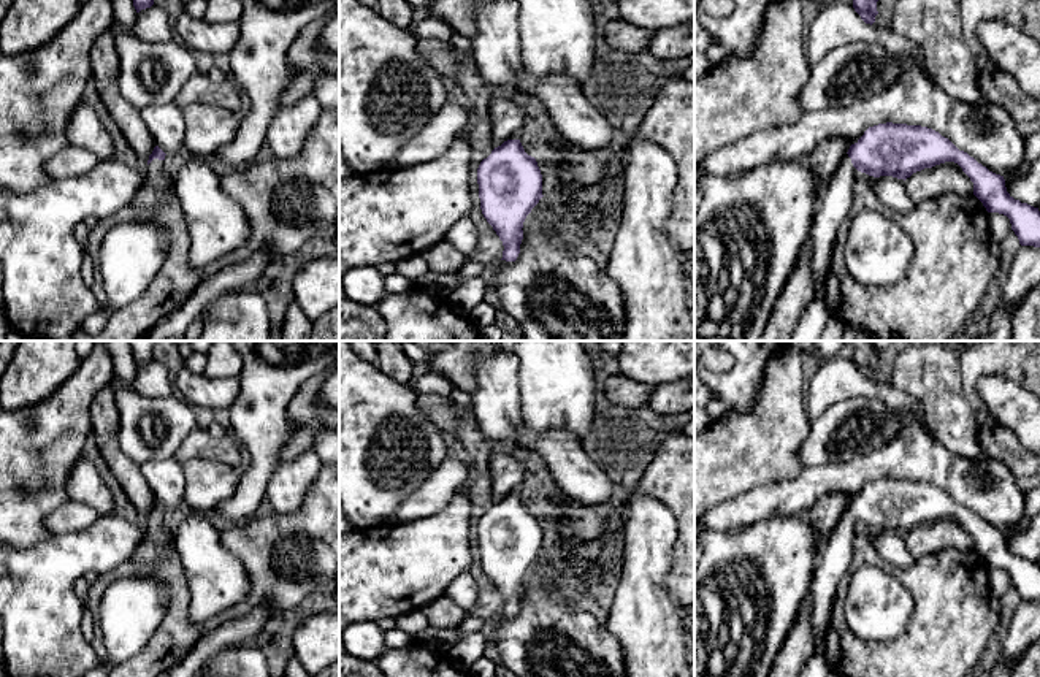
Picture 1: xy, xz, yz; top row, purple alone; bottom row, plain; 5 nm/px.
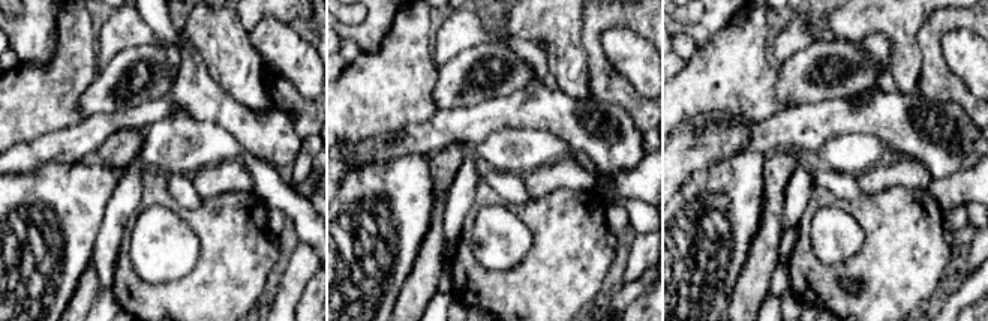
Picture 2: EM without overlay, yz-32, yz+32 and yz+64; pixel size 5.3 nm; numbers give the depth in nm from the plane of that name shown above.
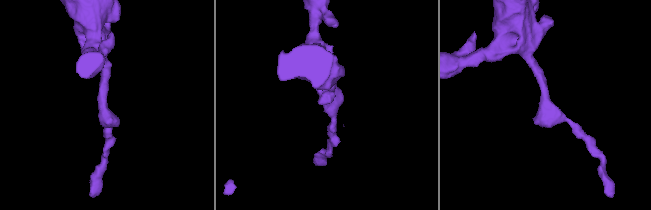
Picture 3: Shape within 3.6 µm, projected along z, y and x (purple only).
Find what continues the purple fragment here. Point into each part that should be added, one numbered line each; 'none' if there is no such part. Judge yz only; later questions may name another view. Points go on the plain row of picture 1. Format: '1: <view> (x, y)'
1: yz (834, 558)

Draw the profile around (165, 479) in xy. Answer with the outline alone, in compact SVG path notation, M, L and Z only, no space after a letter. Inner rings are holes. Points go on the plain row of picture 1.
M178 461L143 463L141 472L155 501L166 511L184 507L184 466Z

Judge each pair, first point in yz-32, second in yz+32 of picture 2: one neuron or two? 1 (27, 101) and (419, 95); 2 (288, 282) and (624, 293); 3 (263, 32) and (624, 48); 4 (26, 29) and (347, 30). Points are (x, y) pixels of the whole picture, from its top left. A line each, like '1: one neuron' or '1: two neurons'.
1: one neuron
2: two neurons
3: one neuron
4: one neuron

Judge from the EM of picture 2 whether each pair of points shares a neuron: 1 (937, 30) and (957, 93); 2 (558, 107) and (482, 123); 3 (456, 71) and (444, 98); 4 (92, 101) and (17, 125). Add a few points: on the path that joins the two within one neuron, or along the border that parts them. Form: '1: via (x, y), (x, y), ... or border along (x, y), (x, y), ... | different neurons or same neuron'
1: via (933, 45), (934, 71), (942, 78) | same neuron
2: via (538, 108), (501, 113) | same neuron
3: via (456, 77), (456, 86), (450, 92) | same neuron
4: border along (96, 74), (96, 78), (80, 102), (83, 117) | different neurons

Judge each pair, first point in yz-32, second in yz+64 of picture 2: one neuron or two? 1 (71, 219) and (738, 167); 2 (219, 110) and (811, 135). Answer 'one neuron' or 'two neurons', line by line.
1: one neuron
2: one neuron

